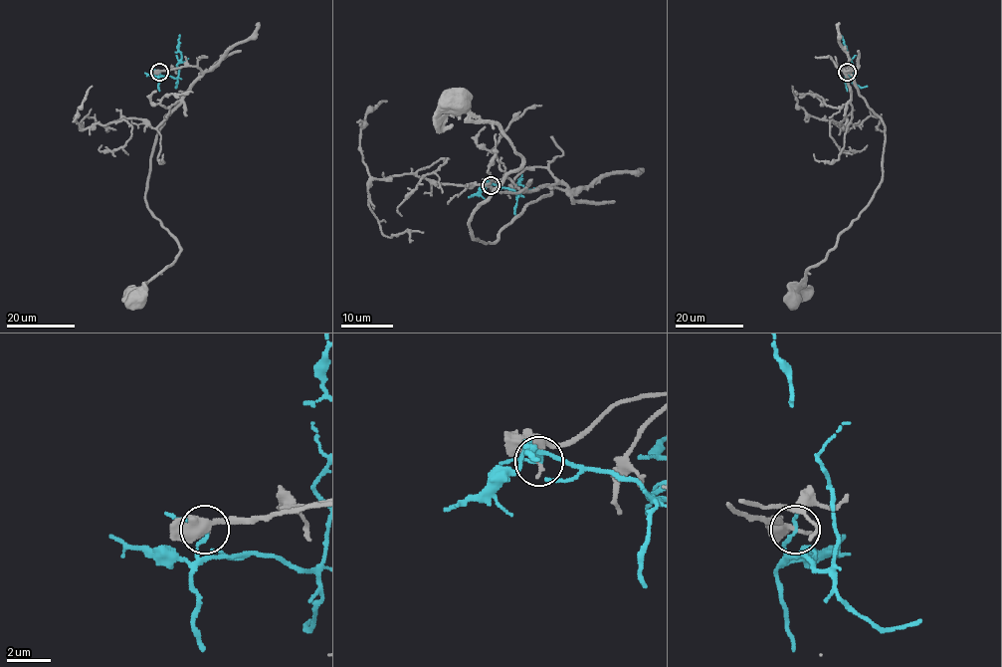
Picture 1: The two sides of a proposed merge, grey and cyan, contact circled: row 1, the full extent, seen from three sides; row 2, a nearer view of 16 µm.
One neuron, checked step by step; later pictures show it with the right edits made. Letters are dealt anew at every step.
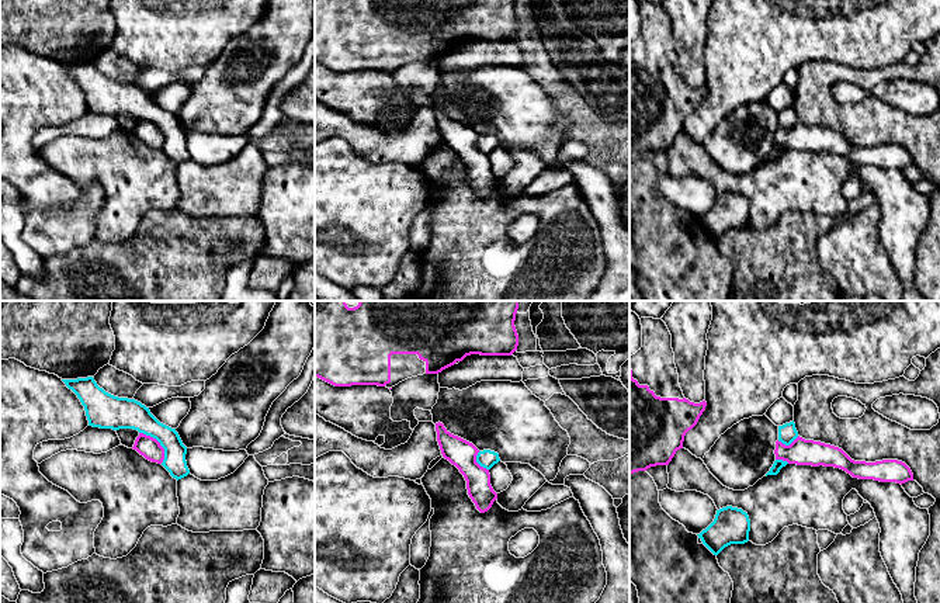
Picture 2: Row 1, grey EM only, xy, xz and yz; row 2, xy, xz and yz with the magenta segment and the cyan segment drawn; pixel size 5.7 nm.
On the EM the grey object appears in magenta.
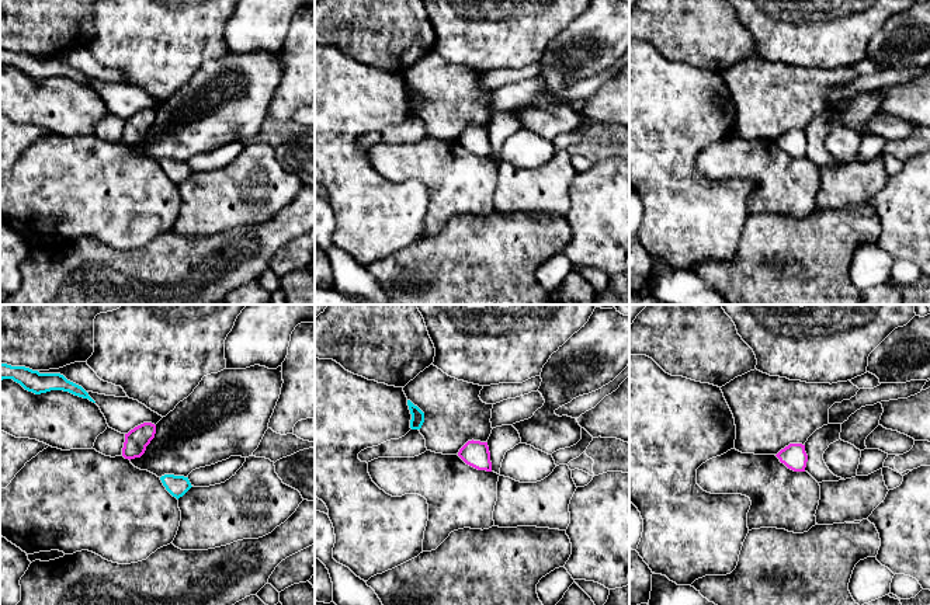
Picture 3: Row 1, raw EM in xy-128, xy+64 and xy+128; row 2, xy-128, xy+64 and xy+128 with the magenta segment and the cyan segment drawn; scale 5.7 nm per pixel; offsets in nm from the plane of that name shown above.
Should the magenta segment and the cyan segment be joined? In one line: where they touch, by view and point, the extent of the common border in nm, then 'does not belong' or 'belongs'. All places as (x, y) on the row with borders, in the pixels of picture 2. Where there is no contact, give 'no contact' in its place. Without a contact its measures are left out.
xy (159, 443) | 220 nm | does not belong

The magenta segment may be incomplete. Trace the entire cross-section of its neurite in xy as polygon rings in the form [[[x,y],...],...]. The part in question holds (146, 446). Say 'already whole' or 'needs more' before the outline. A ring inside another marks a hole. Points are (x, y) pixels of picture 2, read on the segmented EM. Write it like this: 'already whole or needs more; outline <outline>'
already whole; outline [[[139,433],[132,448],[152,462],[162,464],[164,460],[164,448],[160,443],[143,433]]]

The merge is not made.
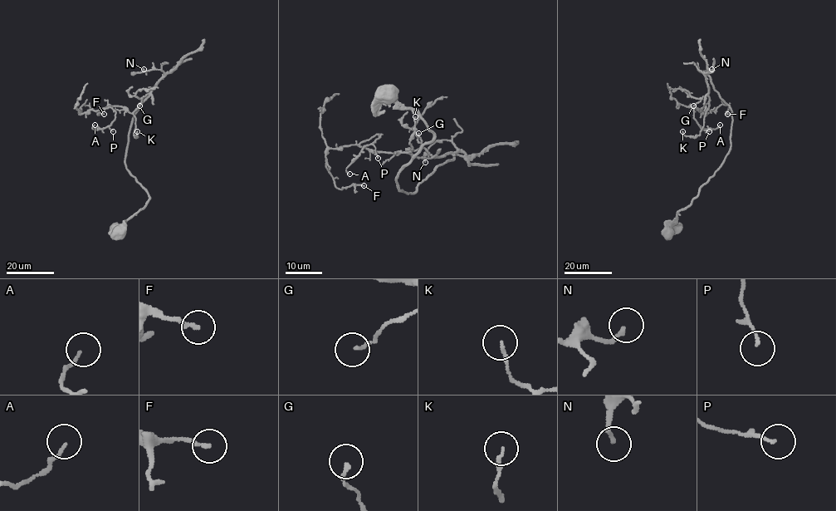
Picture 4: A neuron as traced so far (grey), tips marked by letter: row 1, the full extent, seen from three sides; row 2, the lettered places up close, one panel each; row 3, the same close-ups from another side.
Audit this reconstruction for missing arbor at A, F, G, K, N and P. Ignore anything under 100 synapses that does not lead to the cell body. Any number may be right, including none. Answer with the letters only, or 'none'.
none

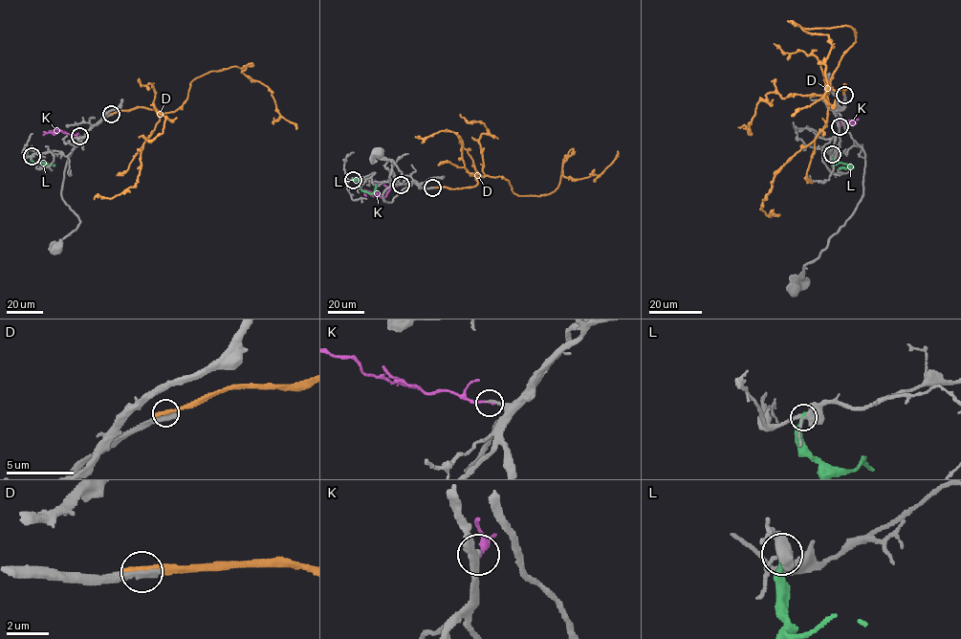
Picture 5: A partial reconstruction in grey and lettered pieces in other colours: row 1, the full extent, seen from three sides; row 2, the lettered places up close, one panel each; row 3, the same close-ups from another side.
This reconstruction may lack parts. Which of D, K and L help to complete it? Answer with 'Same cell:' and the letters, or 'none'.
Same cell: K

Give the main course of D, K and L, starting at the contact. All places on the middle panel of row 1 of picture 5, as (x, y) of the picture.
D: (432, 187), (474, 186), (478, 174), (544, 195), (573, 148), (562, 175), (573, 179), (598, 176), (618, 151)
K: (401, 185), (392, 187), (384, 197), (366, 190), (366, 196)
L: (352, 180), (358, 180), (361, 188), (370, 193), (375, 184)

